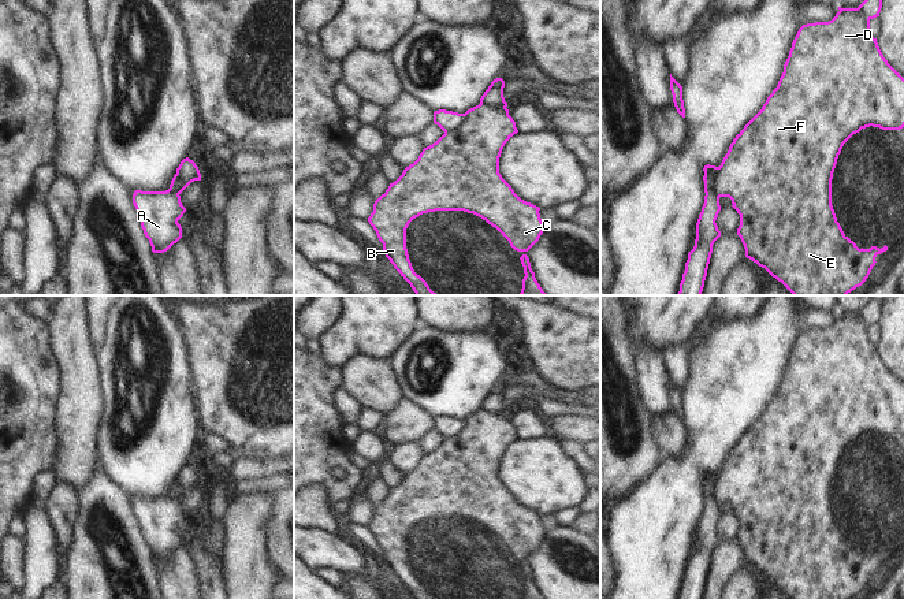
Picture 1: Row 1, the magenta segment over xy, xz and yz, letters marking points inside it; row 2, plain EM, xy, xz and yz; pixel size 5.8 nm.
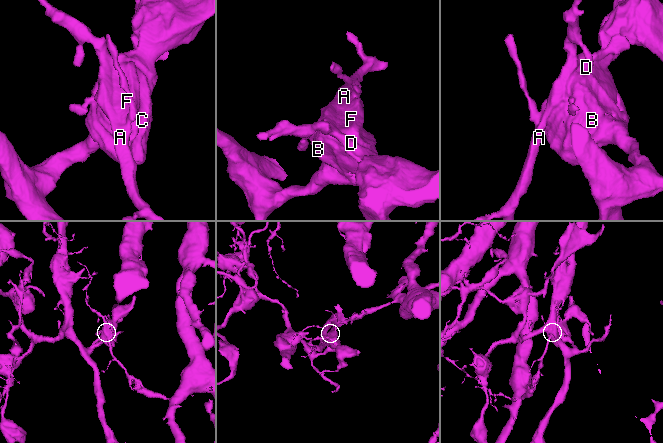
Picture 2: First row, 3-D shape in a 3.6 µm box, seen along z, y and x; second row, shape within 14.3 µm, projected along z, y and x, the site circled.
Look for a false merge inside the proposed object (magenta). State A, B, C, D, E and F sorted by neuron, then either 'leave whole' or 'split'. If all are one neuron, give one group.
groups A / B C D E F; split

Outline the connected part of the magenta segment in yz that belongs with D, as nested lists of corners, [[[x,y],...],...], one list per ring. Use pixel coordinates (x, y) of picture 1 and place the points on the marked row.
[[[842,8],[829,22],[803,25],[784,64],[777,88],[762,109],[736,135],[715,181],[715,194],[729,197],[740,215],[737,235],[745,257],[765,268],[793,295],[847,295],[868,278],[875,257],[888,246],[859,249],[842,231],[832,205],[832,179],[844,144],[862,129],[904,127],[904,78],[883,57],[870,33],[870,18]]]

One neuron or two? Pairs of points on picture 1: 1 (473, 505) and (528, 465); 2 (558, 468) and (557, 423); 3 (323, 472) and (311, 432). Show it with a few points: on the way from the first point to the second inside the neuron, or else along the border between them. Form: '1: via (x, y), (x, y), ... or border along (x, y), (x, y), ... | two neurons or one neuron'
1: border along (503, 451), (499, 460), (499, 480), (524, 506) | two neurons
2: border along (549, 432), (560, 439) | two neurons
3: via (323, 462), (311, 450), (311, 442) | one neuron

